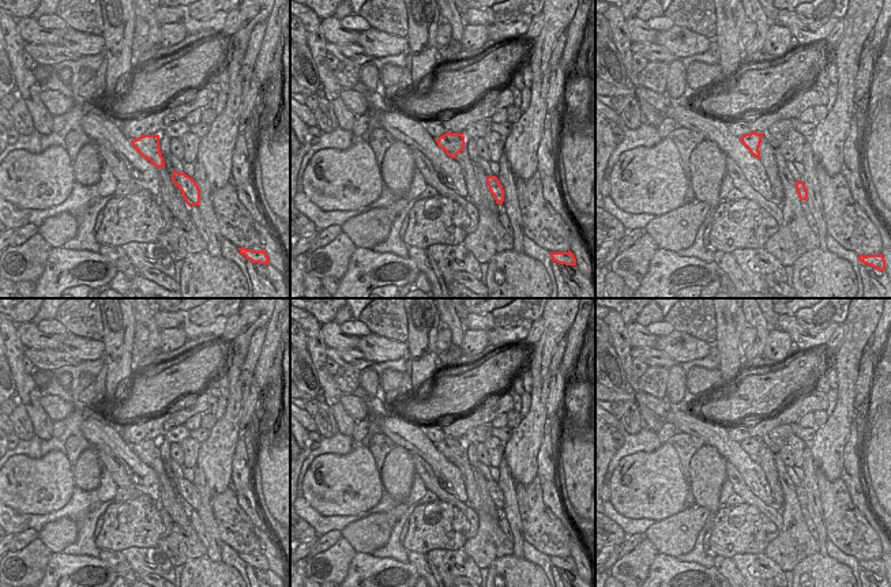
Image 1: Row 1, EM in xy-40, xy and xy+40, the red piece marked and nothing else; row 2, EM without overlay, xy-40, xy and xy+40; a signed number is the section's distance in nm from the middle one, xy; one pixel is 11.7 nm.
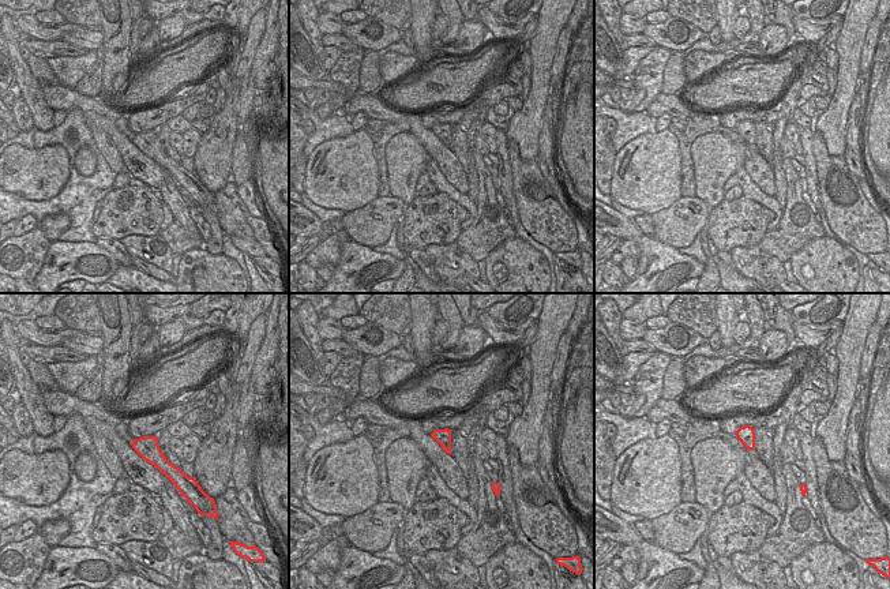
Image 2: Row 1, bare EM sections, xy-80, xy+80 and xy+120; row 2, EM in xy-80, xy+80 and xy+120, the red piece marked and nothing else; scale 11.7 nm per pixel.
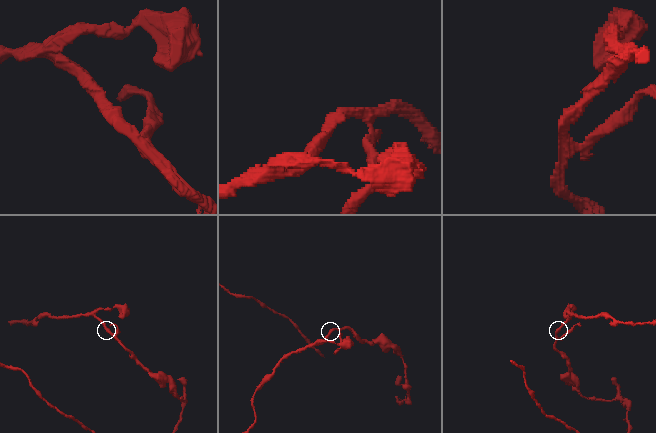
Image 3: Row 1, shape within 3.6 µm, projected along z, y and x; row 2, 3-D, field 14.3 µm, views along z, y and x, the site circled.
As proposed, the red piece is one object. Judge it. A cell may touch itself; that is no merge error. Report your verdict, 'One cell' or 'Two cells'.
Two cells

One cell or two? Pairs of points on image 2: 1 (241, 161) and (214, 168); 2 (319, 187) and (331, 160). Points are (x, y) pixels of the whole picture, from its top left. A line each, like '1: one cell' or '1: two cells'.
1: two cells
2: one cell

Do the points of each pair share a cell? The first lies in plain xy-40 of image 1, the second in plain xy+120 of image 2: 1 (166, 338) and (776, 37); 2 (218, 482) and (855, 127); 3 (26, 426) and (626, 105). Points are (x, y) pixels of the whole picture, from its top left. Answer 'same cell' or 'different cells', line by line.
1: same cell
2: different cells
3: same cell

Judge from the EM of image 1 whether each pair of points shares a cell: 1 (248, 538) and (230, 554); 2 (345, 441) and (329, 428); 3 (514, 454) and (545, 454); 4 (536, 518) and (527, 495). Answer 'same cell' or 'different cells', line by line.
1: different cells
2: different cells
3: different cells
4: same cell

